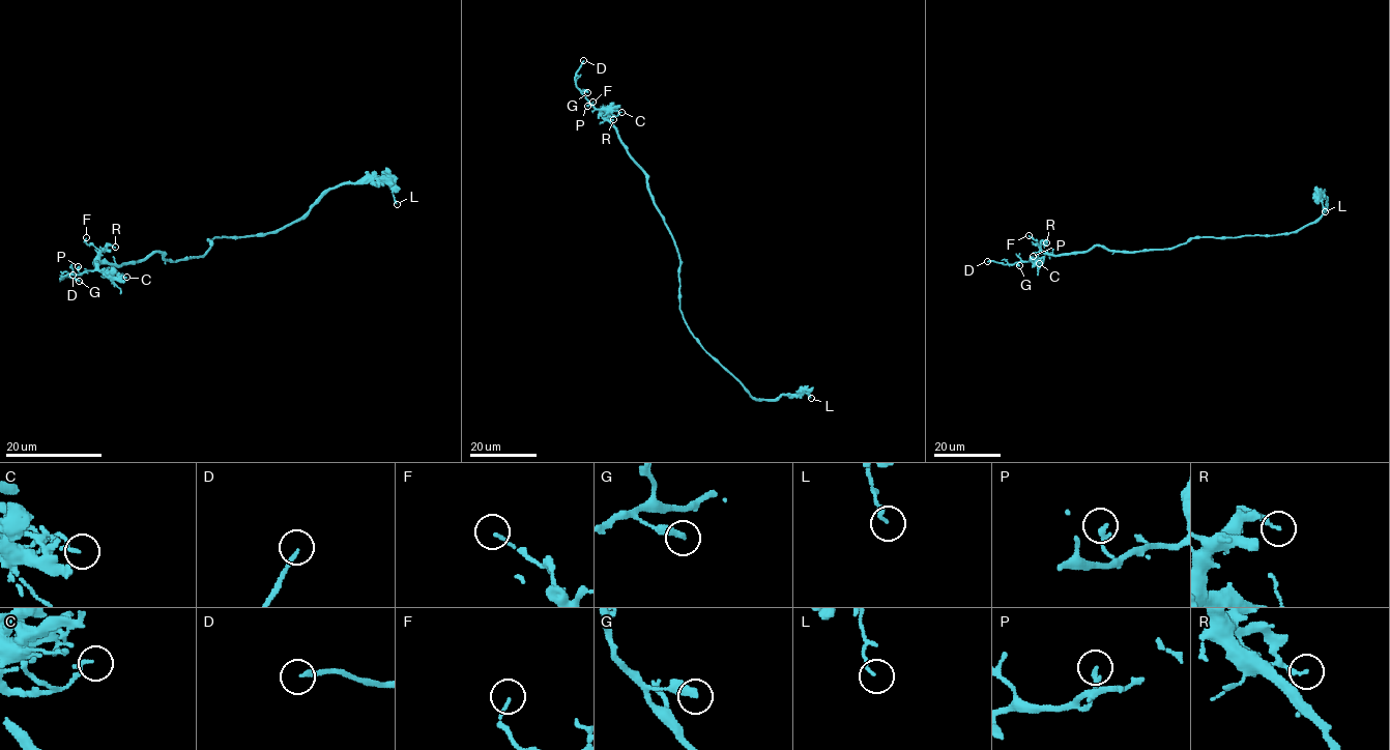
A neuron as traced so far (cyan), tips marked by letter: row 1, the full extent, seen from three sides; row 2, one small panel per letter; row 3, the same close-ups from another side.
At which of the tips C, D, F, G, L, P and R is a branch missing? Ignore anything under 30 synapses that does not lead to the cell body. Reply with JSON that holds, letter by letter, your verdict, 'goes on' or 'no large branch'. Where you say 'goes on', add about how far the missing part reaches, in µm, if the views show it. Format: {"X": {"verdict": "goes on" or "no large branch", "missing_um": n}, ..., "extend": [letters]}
{"C": {"verdict": "no large branch"}, "D": {"verdict": "goes on", "missing_um": 45}, "F": {"verdict": "no large branch"}, "G": {"verdict": "no large branch"}, "L": {"verdict": "no large branch"}, "P": {"verdict": "no large branch"}, "R": {"verdict": "no large branch"}, "extend": ["D"]}

